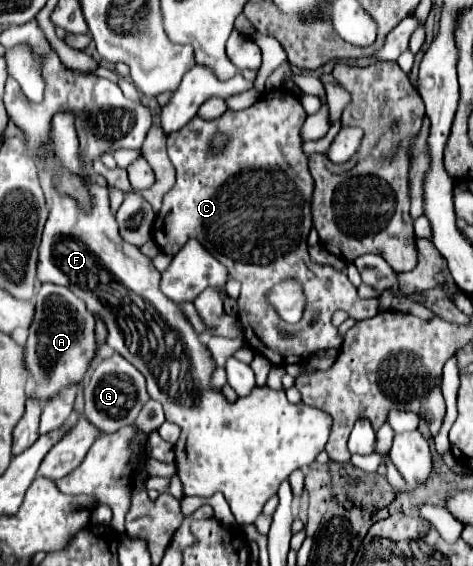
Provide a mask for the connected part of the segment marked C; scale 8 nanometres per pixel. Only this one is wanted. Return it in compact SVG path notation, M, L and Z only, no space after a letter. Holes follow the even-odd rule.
M283 89L265 91L255 105L243 111L227 109L215 121L205 121L201 117L191 119L183 129L167 135L167 153L177 171L177 181L173 189L163 197L161 213L155 223L155 241L163 253L175 255L187 239L197 239L205 245L209 253L213 253L227 269L229 277L241 283L241 295L237 299L239 305L239 321L243 327L245 343L251 351L261 353L273 365L285 367L293 363L303 363L317 349L339 349L343 337L331 325L331 317L335 311L345 311L349 317L361 321L369 319L377 313L377 299L361 301L357 297L357 289L345 277L345 271L335 271L329 265L317 265L309 259L307 253L307 235L313 225L311 217L311 193L313 179L307 171L307 159L301 151L301 125L307 113L299 103L295 93L287 93ZM221 133L227 137L225 147L215 155L211 151L213 137ZM287 279L295 279L301 283L305 293L305 311L299 323L289 325L277 315L273 305L269 303L269 291ZM281 331L291 333L291 337L283 337Z

